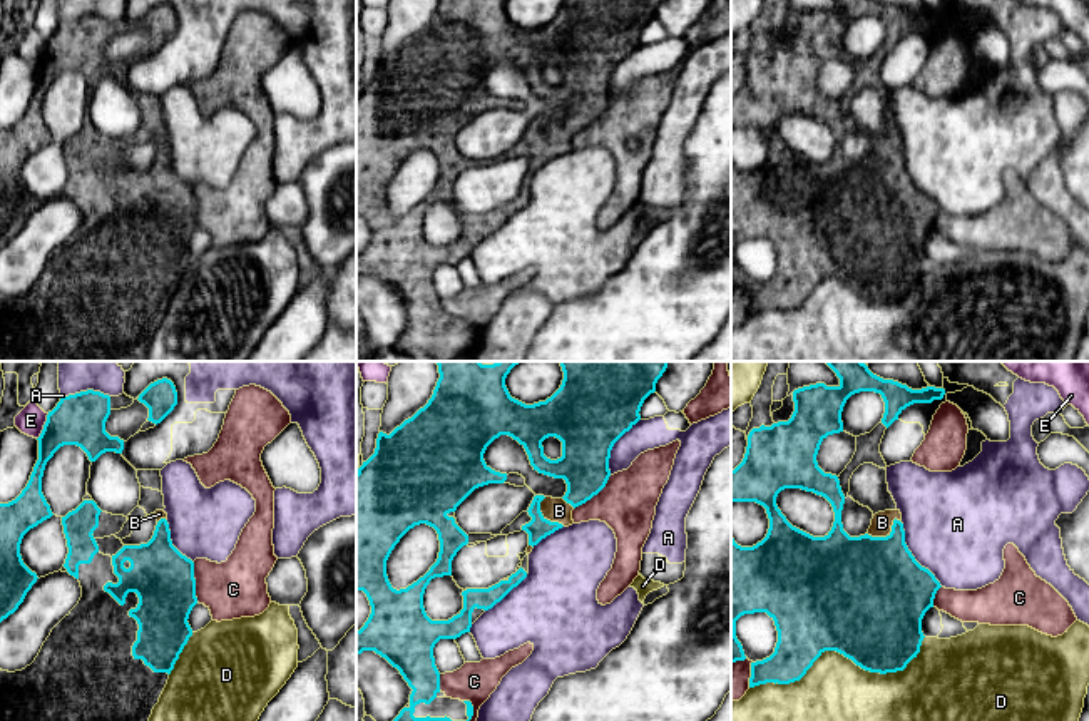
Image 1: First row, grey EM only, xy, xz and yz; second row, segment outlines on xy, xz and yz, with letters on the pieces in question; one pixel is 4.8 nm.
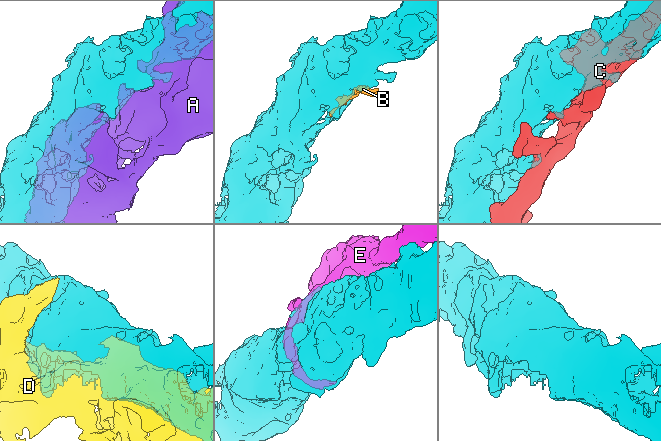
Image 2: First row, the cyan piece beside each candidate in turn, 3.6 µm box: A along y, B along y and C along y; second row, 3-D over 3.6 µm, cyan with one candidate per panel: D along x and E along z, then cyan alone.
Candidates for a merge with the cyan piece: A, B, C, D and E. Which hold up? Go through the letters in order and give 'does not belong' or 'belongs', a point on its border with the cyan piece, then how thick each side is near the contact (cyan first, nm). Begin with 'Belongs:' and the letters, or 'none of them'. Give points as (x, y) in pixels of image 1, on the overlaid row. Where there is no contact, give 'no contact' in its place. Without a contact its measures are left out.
Belongs: B
A: does not belong; meets cyan in yz at (912, 556); 500 nm thick on the cyan side, 480 nm on the other
B: belongs; meets cyan in yz at (887, 536); 480 nm thick on the cyan side, 100 nm on the other
C: does not belong; meets cyan in xz at (594, 494); 240 nm thick on the cyan side, 280 nm on the other
D: does not belong; meets cyan in yz at (842, 653); 500 nm thick on the cyan side, 300 nm on the other
E: does not belong; meets cyan in xy at (44, 427); 240 nm thick on the cyan side, 140 nm on the other

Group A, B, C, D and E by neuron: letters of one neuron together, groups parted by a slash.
A D / B / C / E

